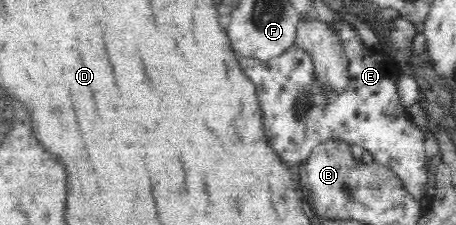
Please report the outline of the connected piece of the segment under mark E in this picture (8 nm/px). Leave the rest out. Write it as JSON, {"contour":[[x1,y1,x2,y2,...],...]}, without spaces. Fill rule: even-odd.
{"contour":[[341,20,328,25,338,34,348,57,348,83,342,94,329,94,328,89,316,85,312,57,296,44,270,60,236,56,241,70,256,88,270,148,290,167,300,166,315,146,327,140,357,144,368,150,374,161,393,169,410,195,420,200,427,198,426,133,410,122,408,111,400,102,396,84,398,65,388,54,369,52,352,24],[304,101,309,106,305,113,296,109,296,104]]}

